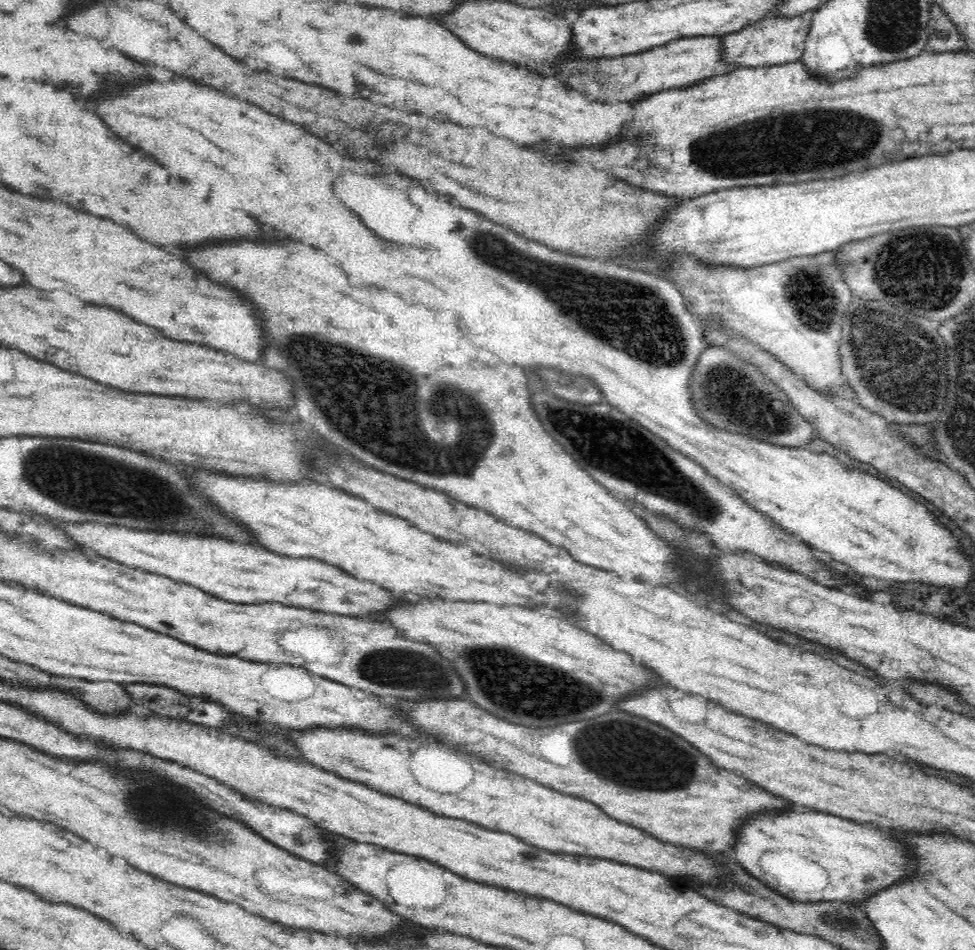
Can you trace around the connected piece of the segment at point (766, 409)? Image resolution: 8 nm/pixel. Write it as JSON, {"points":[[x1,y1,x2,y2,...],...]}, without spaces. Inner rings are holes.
{"points":[[707,344,687,382,694,412,712,428,744,434,754,440,789,449,806,449,819,438,814,423,795,405,788,393,756,363,746,361,724,345]]}

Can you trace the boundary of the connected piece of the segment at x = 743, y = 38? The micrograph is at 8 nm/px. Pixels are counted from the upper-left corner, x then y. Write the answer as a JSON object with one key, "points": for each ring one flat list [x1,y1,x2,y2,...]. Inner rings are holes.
{"points":[[815,9,803,13,802,15,793,15,788,18,786,16,767,17,764,21,758,21,755,25,748,26,739,32,723,36,726,58,728,58,731,63,739,64,739,67,752,68,770,67,801,61,805,43,810,35,817,12,818,11]]}

